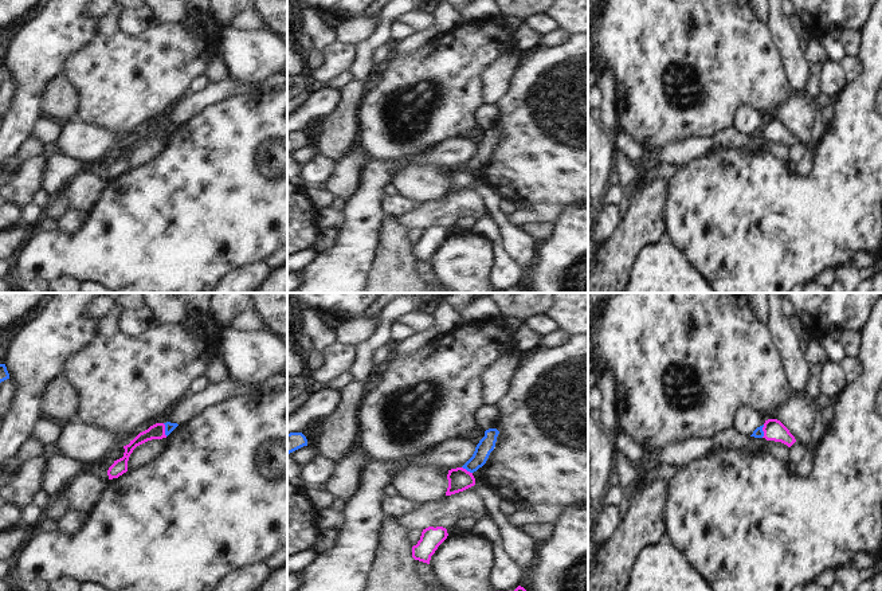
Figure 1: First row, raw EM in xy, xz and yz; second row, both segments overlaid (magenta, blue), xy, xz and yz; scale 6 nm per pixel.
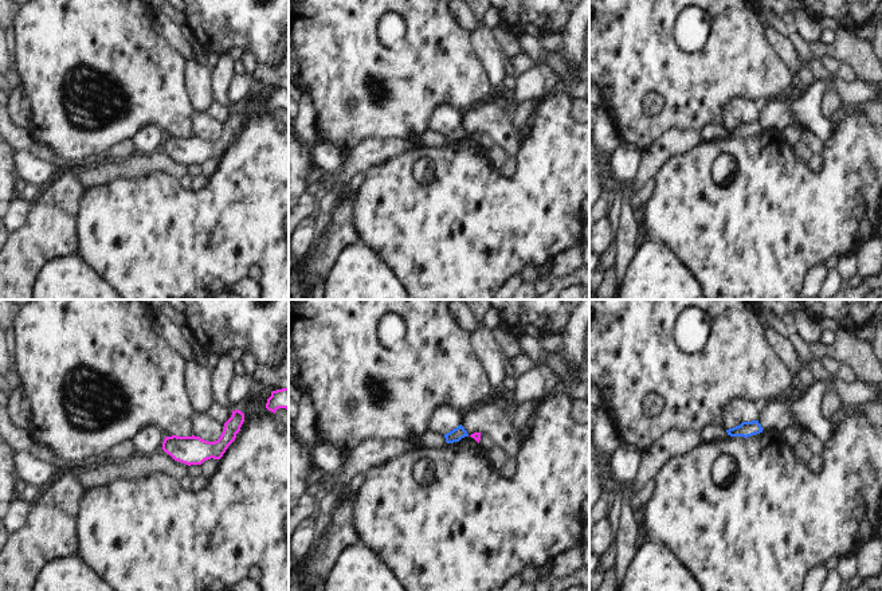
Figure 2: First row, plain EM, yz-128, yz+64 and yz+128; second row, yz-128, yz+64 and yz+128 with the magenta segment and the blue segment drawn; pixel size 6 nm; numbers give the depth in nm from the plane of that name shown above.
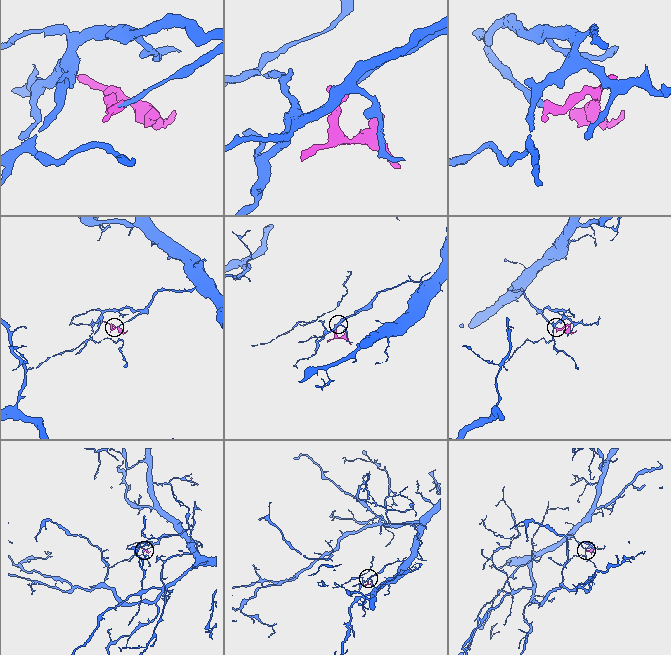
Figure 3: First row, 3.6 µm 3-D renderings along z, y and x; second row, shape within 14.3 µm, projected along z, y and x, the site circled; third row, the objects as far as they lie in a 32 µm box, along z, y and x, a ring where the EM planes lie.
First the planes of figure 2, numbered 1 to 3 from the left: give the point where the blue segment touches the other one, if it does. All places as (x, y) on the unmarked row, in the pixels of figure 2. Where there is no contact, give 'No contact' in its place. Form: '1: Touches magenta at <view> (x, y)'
1: No contact
2: No contact
3: No contact.

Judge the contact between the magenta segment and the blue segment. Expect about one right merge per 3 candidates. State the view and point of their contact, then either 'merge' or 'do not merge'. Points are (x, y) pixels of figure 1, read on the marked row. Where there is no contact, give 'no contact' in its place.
xy (164, 430) | do not merge

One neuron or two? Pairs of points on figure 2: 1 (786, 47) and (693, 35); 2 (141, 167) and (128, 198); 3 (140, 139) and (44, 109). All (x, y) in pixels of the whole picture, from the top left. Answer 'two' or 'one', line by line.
1: two
2: two
3: two

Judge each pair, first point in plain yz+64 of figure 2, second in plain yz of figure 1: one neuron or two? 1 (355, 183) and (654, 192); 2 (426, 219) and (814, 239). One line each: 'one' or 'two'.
1: two
2: one

